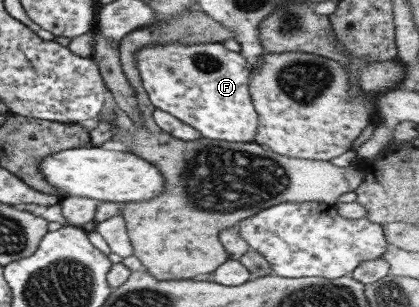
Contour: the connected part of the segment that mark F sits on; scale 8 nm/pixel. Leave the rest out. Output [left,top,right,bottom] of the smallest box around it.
[134,43,256,143]

